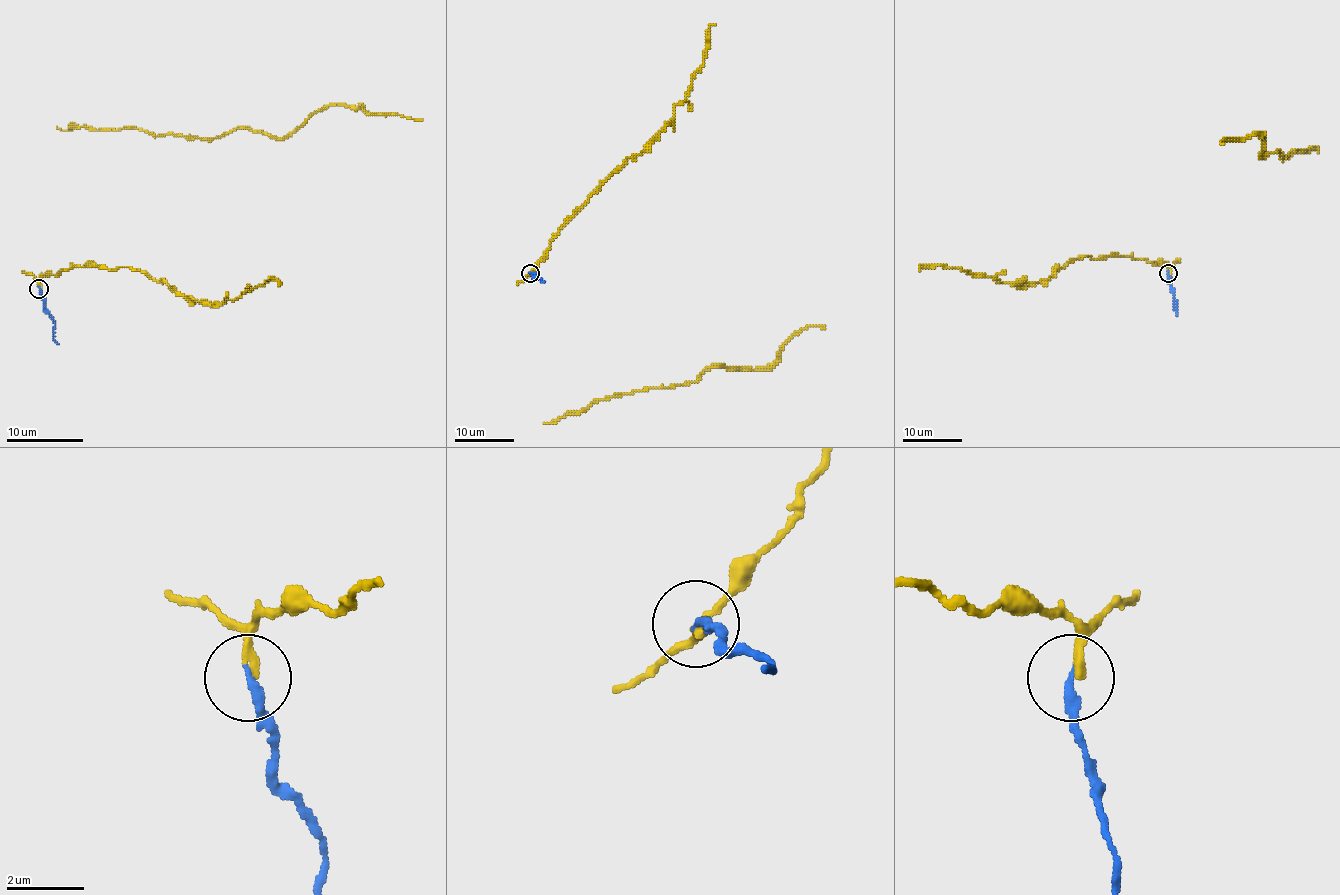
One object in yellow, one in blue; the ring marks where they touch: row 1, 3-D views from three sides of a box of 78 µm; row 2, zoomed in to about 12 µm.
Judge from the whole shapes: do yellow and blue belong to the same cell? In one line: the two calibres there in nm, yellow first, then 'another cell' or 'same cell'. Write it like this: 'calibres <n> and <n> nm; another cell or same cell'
calibres 240 and 260 nm; another cell

